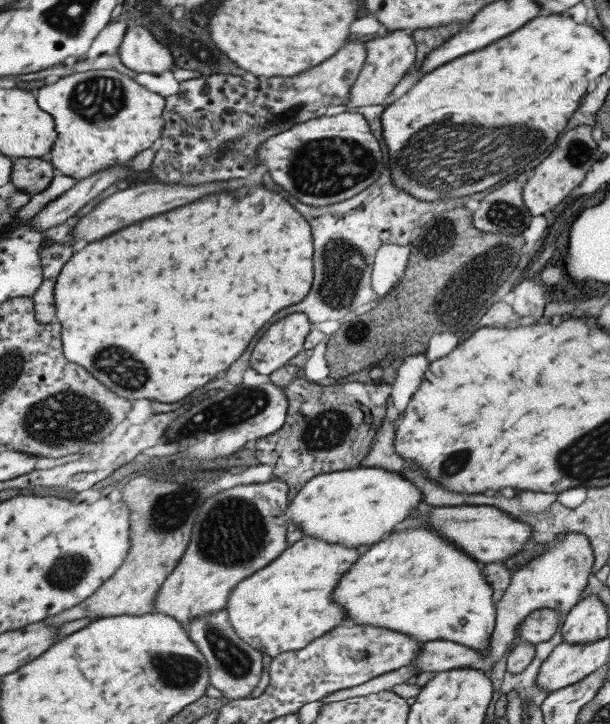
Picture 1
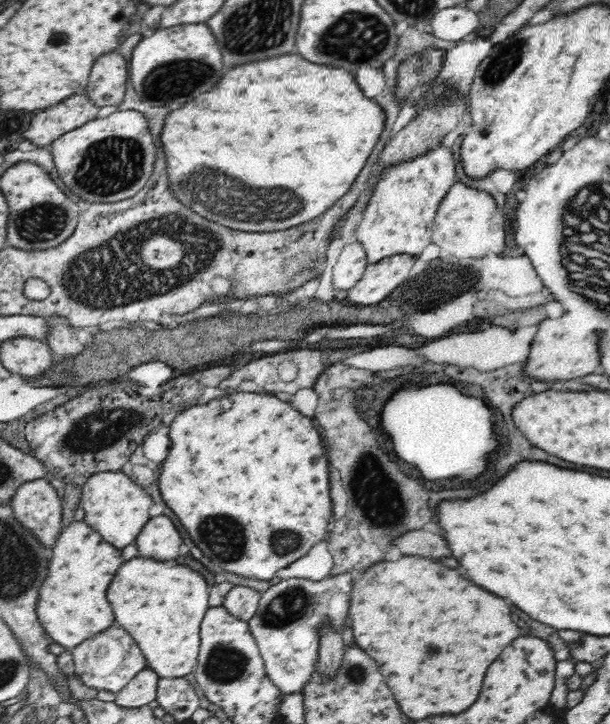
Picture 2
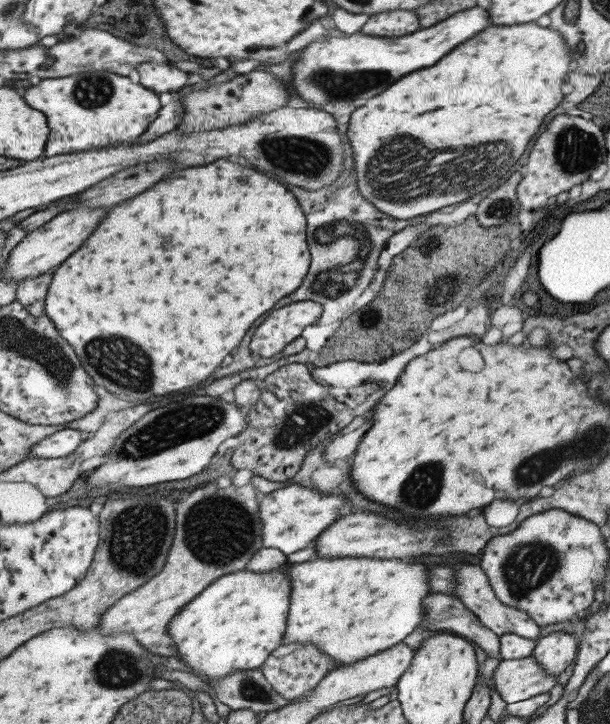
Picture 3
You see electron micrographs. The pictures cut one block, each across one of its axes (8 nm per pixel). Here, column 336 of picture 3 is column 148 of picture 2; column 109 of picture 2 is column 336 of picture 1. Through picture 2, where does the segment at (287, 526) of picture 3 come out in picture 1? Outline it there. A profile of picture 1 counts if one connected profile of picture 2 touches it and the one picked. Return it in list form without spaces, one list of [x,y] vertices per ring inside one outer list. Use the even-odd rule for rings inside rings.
[[[357,466],[353,469],[345,469],[337,472],[328,472],[312,476],[289,499],[287,504],[287,521],[297,523],[303,531],[303,536],[311,535],[315,539],[321,539],[327,543],[339,543],[347,547],[370,546],[387,537],[393,528],[411,516],[421,502],[421,496],[425,492],[417,490],[417,487],[409,479],[399,475],[398,472],[387,471],[384,468]]]

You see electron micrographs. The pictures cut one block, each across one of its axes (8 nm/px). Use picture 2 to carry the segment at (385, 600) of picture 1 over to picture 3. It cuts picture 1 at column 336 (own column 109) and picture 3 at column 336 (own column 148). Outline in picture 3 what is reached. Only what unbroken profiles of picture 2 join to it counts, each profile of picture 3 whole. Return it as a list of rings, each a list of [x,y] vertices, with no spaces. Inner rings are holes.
[[[313,558],[308,561],[291,563],[286,568],[290,591],[285,617],[285,634],[281,645],[301,643],[315,645],[323,655],[327,655],[335,667],[347,667],[355,662],[391,649],[401,643],[424,617],[422,600],[429,594],[428,572],[425,565],[412,563],[409,558]]]

